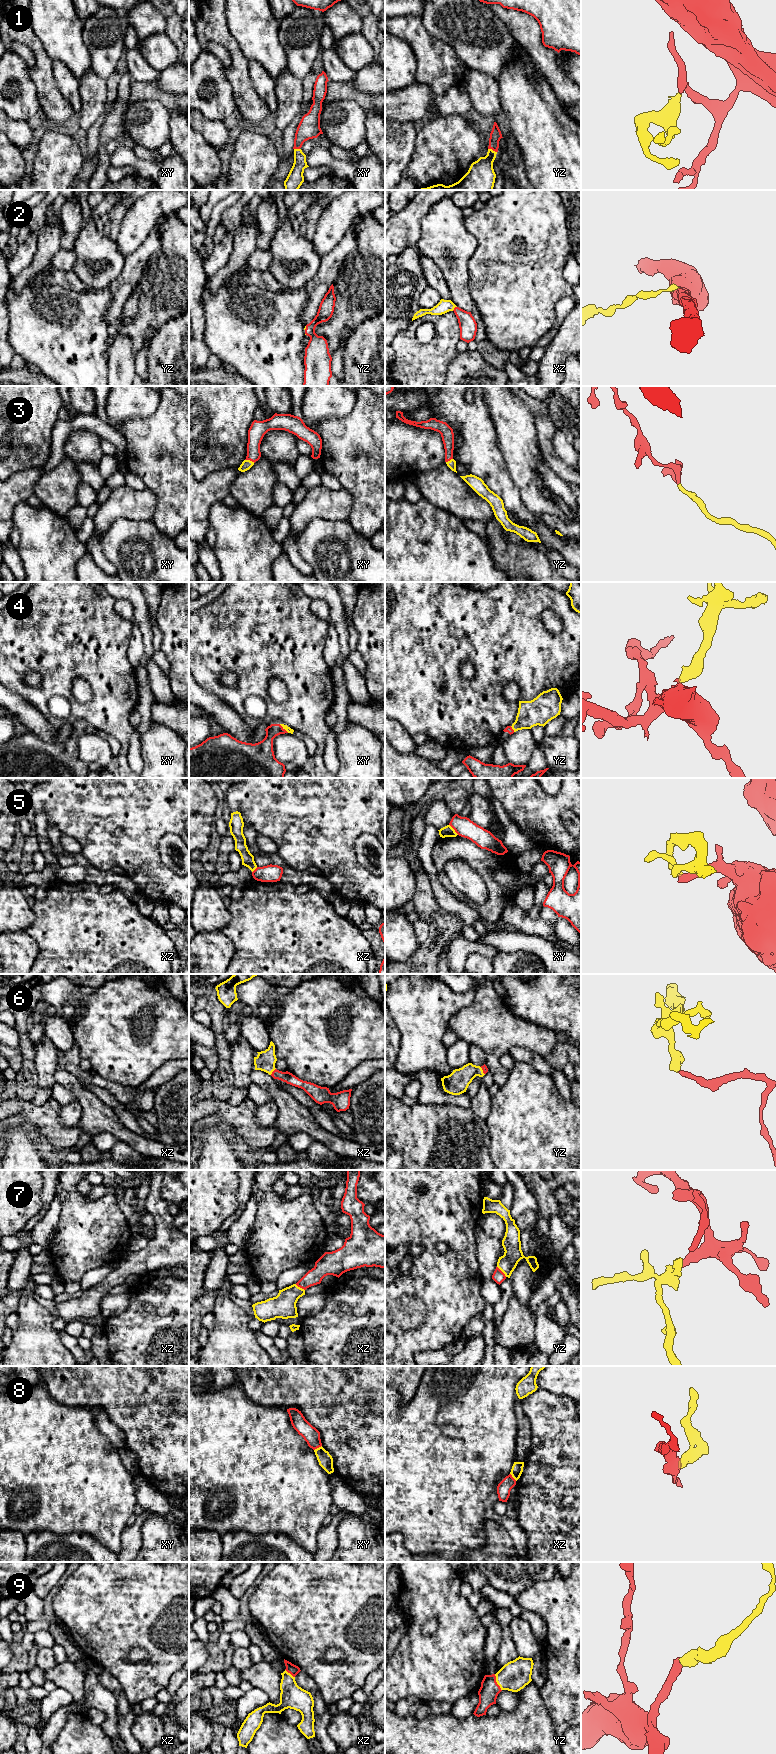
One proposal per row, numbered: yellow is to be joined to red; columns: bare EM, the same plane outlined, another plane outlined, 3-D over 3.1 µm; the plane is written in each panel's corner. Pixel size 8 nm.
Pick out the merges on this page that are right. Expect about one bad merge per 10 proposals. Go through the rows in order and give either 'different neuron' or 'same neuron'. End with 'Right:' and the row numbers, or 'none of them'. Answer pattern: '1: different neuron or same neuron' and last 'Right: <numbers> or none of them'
1: same neuron
2: same neuron
3: same neuron
4: same neuron
5: different neuron
6: same neuron
7: same neuron
8: different neuron
9: same neuron
Right: 1, 2, 3, 4, 6, 7, 9

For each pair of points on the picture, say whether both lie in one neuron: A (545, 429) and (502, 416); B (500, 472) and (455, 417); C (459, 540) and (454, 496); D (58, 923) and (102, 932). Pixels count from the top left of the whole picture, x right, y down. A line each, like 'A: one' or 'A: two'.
A: two
B: one
C: two
D: one

